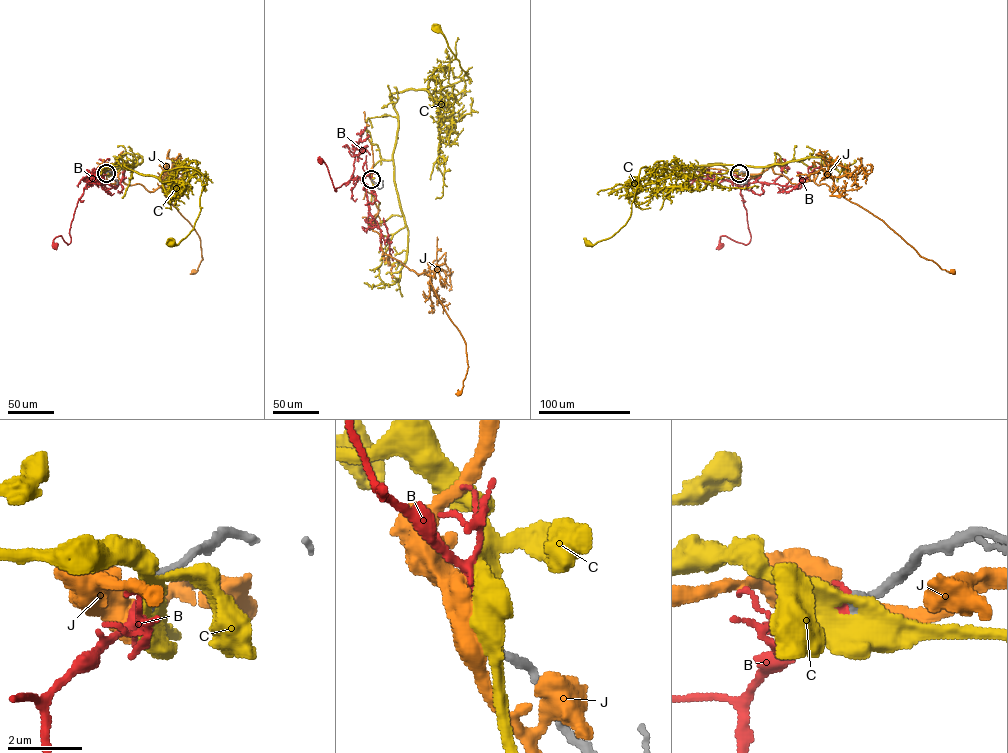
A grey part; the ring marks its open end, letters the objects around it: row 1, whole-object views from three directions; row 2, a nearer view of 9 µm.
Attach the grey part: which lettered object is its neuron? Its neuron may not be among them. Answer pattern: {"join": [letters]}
{"join": ["B"]}

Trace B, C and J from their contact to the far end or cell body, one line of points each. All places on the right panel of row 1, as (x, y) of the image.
B: (739, 173), (735, 182), (739, 181), (737, 186), (746, 210), (750, 241), (745, 244), (721, 236), (721, 245)
C: (739, 173), (719, 163), (659, 165), (649, 177), (653, 170), (642, 167), (626, 223), (611, 237), (588, 243)
J: (739, 173), (759, 174), (771, 167), (791, 183), (813, 179), (831, 191), (834, 185), (921, 256), (953, 271)

